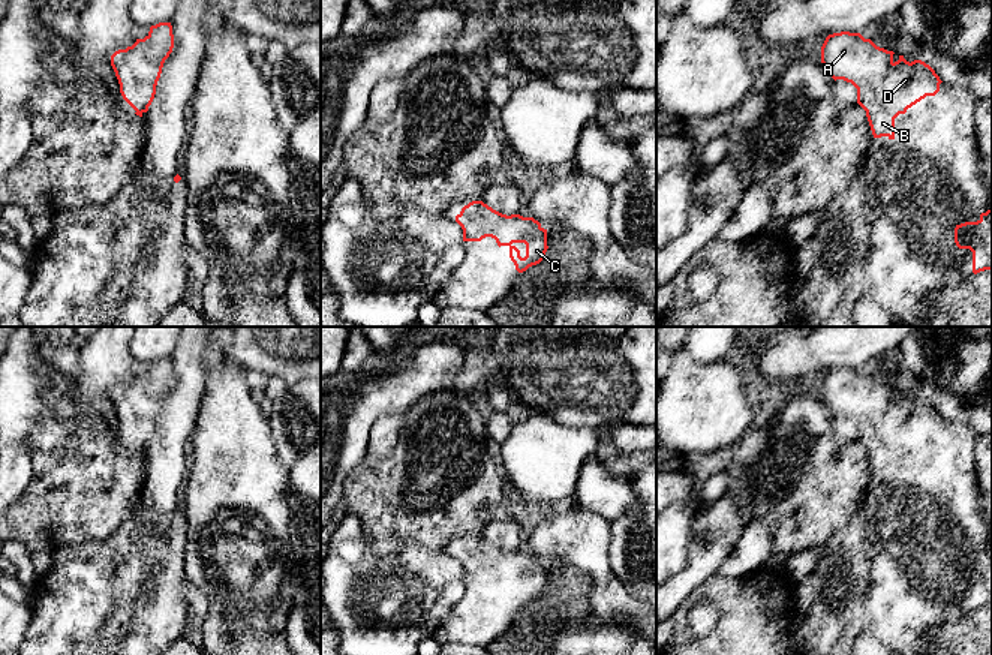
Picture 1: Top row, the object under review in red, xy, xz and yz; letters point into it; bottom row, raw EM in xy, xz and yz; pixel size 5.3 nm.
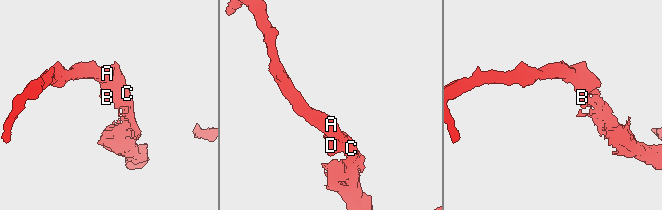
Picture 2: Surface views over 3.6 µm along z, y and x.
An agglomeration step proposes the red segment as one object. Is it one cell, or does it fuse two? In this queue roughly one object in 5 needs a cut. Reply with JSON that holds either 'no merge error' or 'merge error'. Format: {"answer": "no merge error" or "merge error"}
{"answer": "no merge error"}

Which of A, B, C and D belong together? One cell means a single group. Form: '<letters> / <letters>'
A B C D

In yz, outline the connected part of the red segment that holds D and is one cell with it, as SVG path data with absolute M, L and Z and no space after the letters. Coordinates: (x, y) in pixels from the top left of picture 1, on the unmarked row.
M841 367L829 370L821 382L824 406L836 417L844 415L857 424L857 439L866 447L874 474L895 475L895 454L908 444L935 432L943 418L935 406L922 396L907 397L904 391L893 396L893 387L877 382L860 369Z

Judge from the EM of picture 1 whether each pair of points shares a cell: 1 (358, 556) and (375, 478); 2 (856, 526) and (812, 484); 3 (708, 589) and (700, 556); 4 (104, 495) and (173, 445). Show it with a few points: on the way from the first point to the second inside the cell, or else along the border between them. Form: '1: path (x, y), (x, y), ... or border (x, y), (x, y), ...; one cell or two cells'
1: border (348, 510), (358, 517), (363, 535), (382, 558); two cells
2: border (865, 499), (824, 544); two cells
3: border (718, 571), (687, 597); two cells
4: border (144, 462), (146, 483); two cells

